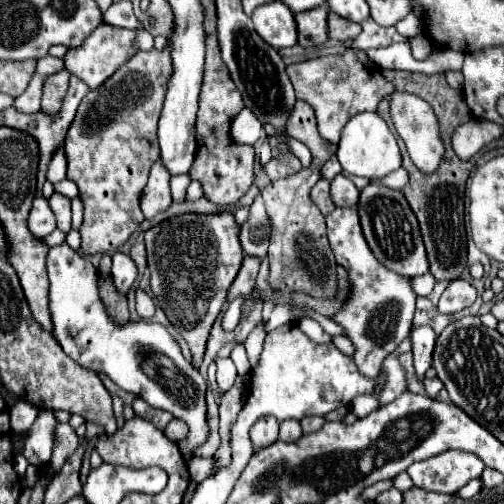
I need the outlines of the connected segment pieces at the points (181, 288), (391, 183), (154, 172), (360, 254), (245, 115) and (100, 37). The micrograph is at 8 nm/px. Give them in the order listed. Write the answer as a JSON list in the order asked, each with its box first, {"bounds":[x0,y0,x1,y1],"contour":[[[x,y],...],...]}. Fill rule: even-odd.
[{"bounds":[145,212,243,368],"contour":[[[231,212],[181,214],[149,228],[145,232],[145,246],[153,298],[175,330],[187,340],[191,366],[199,368],[209,330],[223,310],[227,288],[235,280],[243,260],[237,220]]]},{"bounds":[381,168,409,190],"contour":[[[399,168],[399,170],[391,172],[391,174],[389,174],[389,178],[385,176],[381,184],[383,184],[383,186],[389,186],[389,188],[395,188],[395,190],[403,190],[403,188],[407,186],[407,178],[409,178],[409,176],[407,176],[407,172],[405,172],[403,168]]]},{"bounds":[141,160,171,218],"contour":[[[157,160],[151,166],[149,182],[141,196],[141,210],[145,218],[153,218],[157,212],[165,210],[171,204],[171,190],[169,190],[171,174],[163,168],[163,162]]]},{"bounds":[327,206,417,378],"contour":[[[357,206],[335,208],[327,216],[327,236],[337,264],[347,270],[349,278],[349,296],[343,306],[331,316],[331,320],[337,322],[353,342],[353,358],[359,372],[363,372],[367,378],[375,378],[379,374],[383,358],[391,354],[411,332],[417,294],[411,288],[409,276],[391,272],[373,256],[359,224]]]},{"bounds":[231,108,261,144],"contour":[[[243,108],[231,124],[231,140],[235,140],[235,144],[255,144],[261,134],[261,122],[255,118],[255,114],[251,114],[249,108]]]},{"bounds":[65,24,135,88],"contour":[[[101,24],[99,28],[95,28],[87,36],[87,40],[79,48],[69,48],[67,50],[67,54],[65,54],[65,68],[71,74],[79,76],[83,82],[87,82],[91,88],[99,88],[121,64],[125,64],[129,60],[129,56],[135,54],[133,38],[135,38],[135,32],[129,30],[129,28]]]}]

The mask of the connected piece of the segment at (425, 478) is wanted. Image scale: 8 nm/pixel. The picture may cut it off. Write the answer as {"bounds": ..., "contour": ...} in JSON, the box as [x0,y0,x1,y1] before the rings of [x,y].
{"bounds":[407,450,485,494],"contour":[[[451,450],[411,464],[407,468],[407,474],[411,476],[417,488],[455,494],[471,478],[481,476],[483,470],[485,464],[479,460],[479,456],[471,452]]]}

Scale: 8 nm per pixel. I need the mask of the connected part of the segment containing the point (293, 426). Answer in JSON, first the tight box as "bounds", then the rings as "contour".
{"bounds":[279,420,303,442],"contour":[[[285,420],[285,422],[281,422],[279,440],[283,440],[283,442],[295,442],[295,440],[299,440],[301,434],[303,432],[301,432],[299,420]]]}

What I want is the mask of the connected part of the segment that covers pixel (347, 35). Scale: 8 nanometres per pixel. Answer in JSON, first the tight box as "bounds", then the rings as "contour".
{"bounds":[327,12,361,40],"contour":[[[329,12],[327,16],[327,26],[329,26],[329,38],[333,40],[353,40],[359,32],[361,32],[361,26],[351,22],[351,20],[345,20],[341,16],[337,16],[335,12]]]}

